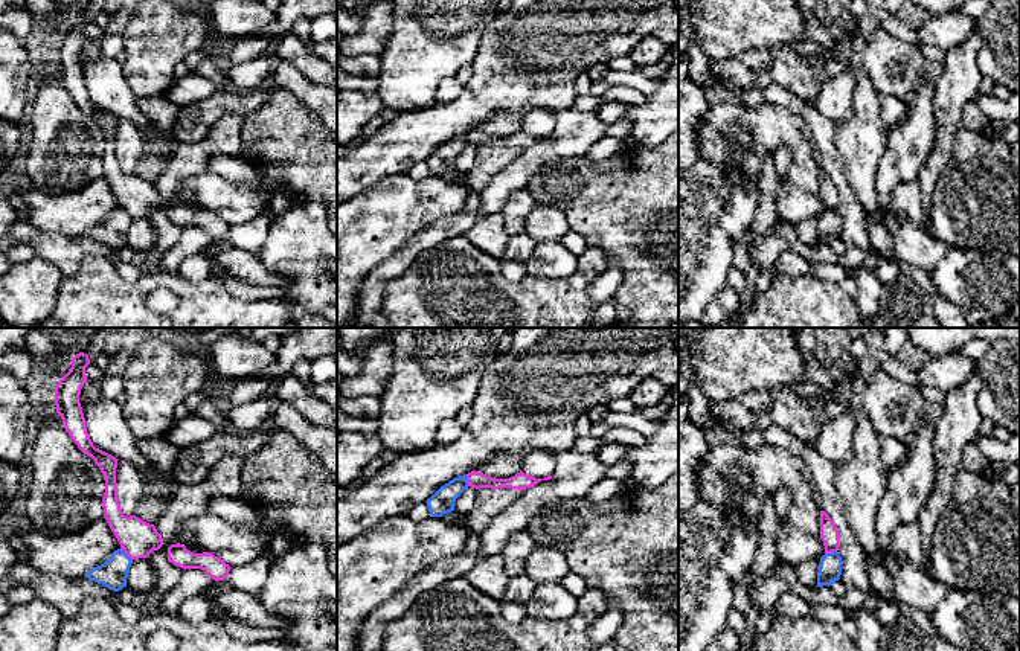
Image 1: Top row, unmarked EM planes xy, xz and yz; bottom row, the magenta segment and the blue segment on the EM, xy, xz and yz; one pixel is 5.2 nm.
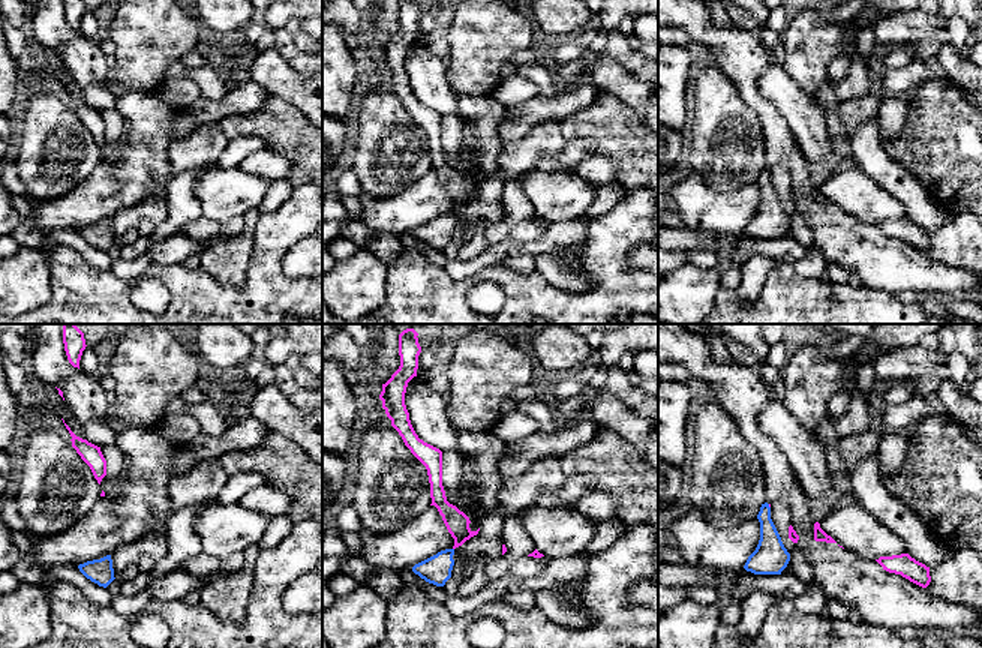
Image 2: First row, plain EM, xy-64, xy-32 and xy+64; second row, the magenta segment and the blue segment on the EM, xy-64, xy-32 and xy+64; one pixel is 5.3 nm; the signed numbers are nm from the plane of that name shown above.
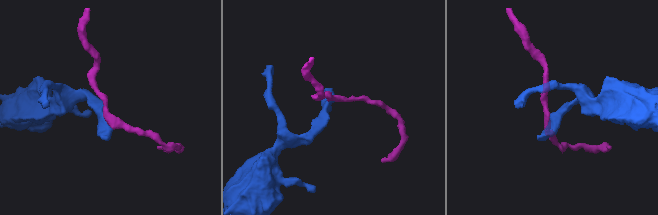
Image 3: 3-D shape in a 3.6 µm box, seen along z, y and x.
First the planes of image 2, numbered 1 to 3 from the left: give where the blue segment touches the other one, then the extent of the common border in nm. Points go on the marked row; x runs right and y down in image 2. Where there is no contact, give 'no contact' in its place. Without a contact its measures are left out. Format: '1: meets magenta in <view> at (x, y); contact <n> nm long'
1: no contact
2: no contact
3: no contact

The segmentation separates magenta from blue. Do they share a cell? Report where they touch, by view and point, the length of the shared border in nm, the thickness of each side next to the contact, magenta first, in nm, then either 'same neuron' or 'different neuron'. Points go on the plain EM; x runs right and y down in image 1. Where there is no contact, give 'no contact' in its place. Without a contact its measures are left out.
meets magenta in xy at (125, 211); contact 90 nm long; 200 nm thick on the magenta side, 150 nm on the other; different neuron

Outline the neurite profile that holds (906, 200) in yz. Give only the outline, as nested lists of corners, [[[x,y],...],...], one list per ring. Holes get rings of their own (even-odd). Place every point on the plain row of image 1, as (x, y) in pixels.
[[[916,181],[900,183],[895,186],[887,216],[897,218],[906,215],[918,226],[924,226],[922,192]]]

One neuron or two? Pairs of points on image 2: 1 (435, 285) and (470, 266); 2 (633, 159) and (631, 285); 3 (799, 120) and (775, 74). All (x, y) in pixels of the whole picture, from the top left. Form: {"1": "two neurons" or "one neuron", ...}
{"1": "two neurons", "2": "two neurons", "3": "one neuron"}

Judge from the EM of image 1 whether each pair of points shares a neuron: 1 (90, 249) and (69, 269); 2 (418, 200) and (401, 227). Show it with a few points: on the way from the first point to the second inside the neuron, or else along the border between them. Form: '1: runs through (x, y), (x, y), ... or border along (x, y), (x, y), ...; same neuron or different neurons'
1: runs through (84, 250), (72, 262); same neuron
2: runs through (412, 206), (401, 217), (401, 221); same neuron

